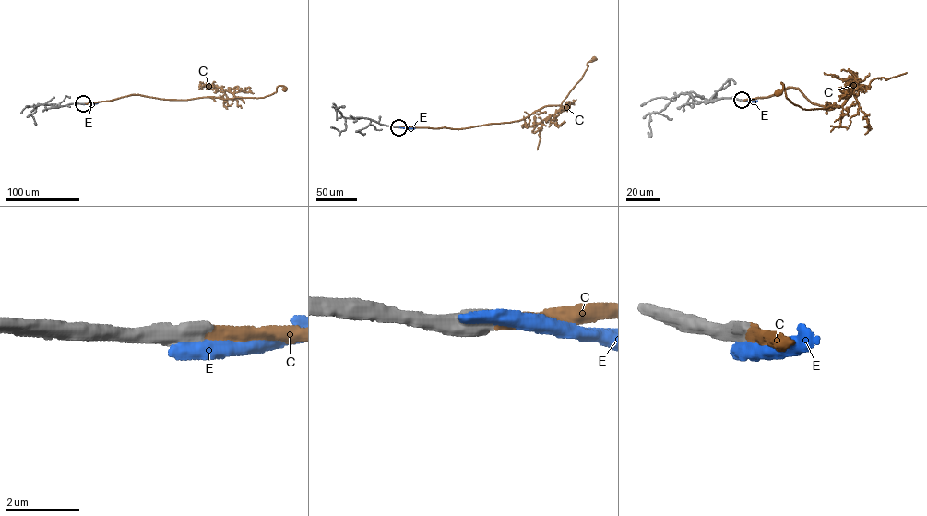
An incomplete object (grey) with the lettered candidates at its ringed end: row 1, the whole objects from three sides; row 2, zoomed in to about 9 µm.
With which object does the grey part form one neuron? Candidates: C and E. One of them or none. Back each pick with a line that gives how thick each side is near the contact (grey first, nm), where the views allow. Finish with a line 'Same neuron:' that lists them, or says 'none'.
C: 650/320 nm
Same neuron: C

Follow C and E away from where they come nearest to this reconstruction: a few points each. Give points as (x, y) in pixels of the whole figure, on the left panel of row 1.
C: (83, 103), (131, 94), (176, 100), (263, 97), (275, 92), (279, 85), (284, 90)
E: (83, 104), (98, 102)

